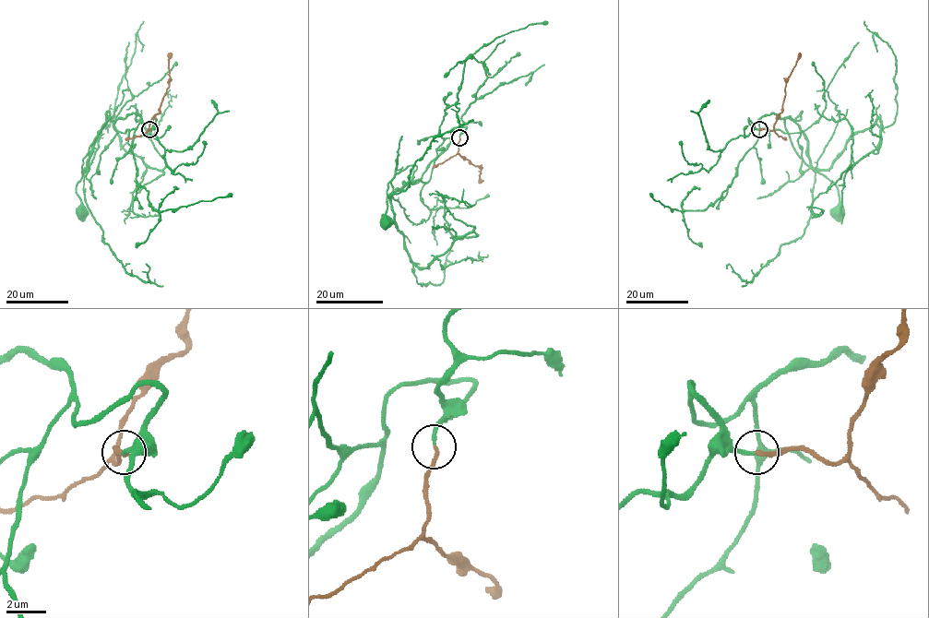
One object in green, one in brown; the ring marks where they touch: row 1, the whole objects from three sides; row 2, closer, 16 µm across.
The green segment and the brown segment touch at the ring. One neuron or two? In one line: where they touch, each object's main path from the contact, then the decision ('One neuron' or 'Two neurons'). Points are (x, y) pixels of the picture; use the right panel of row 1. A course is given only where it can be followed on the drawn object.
Place: (759, 129). Course of green: (758, 129), (748, 118), (799, 121), (801, 111), (784, 126), (836, 187), (837, 213). Course of brown: (758, 129), (774, 128), (776, 117), (781, 112), (785, 79), (800, 53). One neuron

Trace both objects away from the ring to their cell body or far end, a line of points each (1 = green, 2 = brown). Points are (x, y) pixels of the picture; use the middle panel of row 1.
1: (459, 137), (466, 127), (452, 129), (420, 181), (412, 182), (414, 165), (395, 175), (387, 221)
2: (459, 137), (458, 154), (471, 164), (480, 166), (481, 182)

